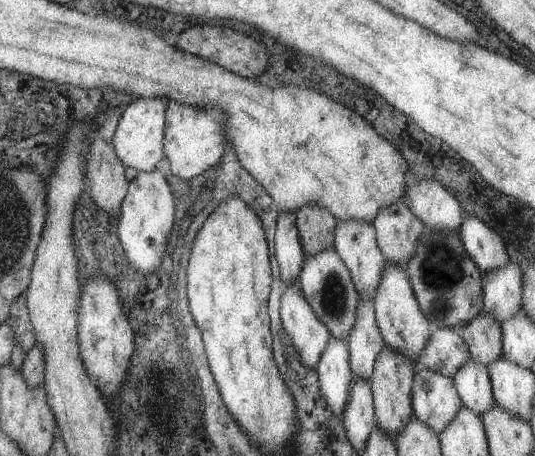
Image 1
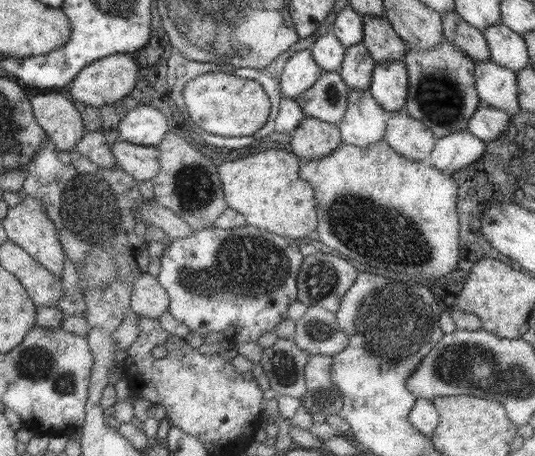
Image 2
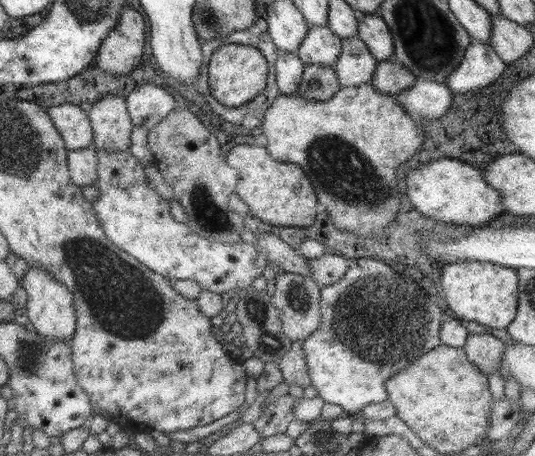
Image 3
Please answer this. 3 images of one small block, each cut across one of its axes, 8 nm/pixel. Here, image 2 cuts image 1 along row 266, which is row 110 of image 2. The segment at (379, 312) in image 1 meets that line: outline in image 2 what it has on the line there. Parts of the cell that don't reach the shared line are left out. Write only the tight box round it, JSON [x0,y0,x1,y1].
[368,60,408,114]

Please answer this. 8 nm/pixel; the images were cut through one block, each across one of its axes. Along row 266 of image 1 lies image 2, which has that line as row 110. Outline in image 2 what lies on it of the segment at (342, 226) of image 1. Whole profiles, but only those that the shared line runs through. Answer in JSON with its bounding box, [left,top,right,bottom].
[338,89,389,148]

